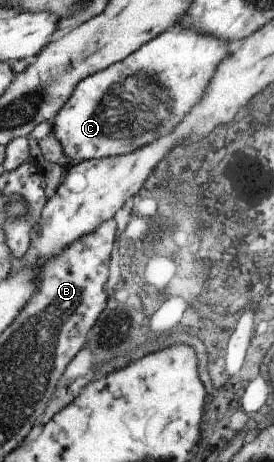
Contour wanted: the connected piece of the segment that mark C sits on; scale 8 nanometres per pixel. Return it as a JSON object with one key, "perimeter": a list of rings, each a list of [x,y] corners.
{"perimeter":[[[190,25],[181,29],[180,27],[172,26],[147,41],[136,53],[121,62],[79,81],[54,121],[51,121],[52,134],[61,143],[67,164],[132,153],[158,139],[160,135],[170,133],[174,125],[180,123],[180,119],[202,99],[215,69],[228,52],[231,52],[230,42],[201,34]]]}

